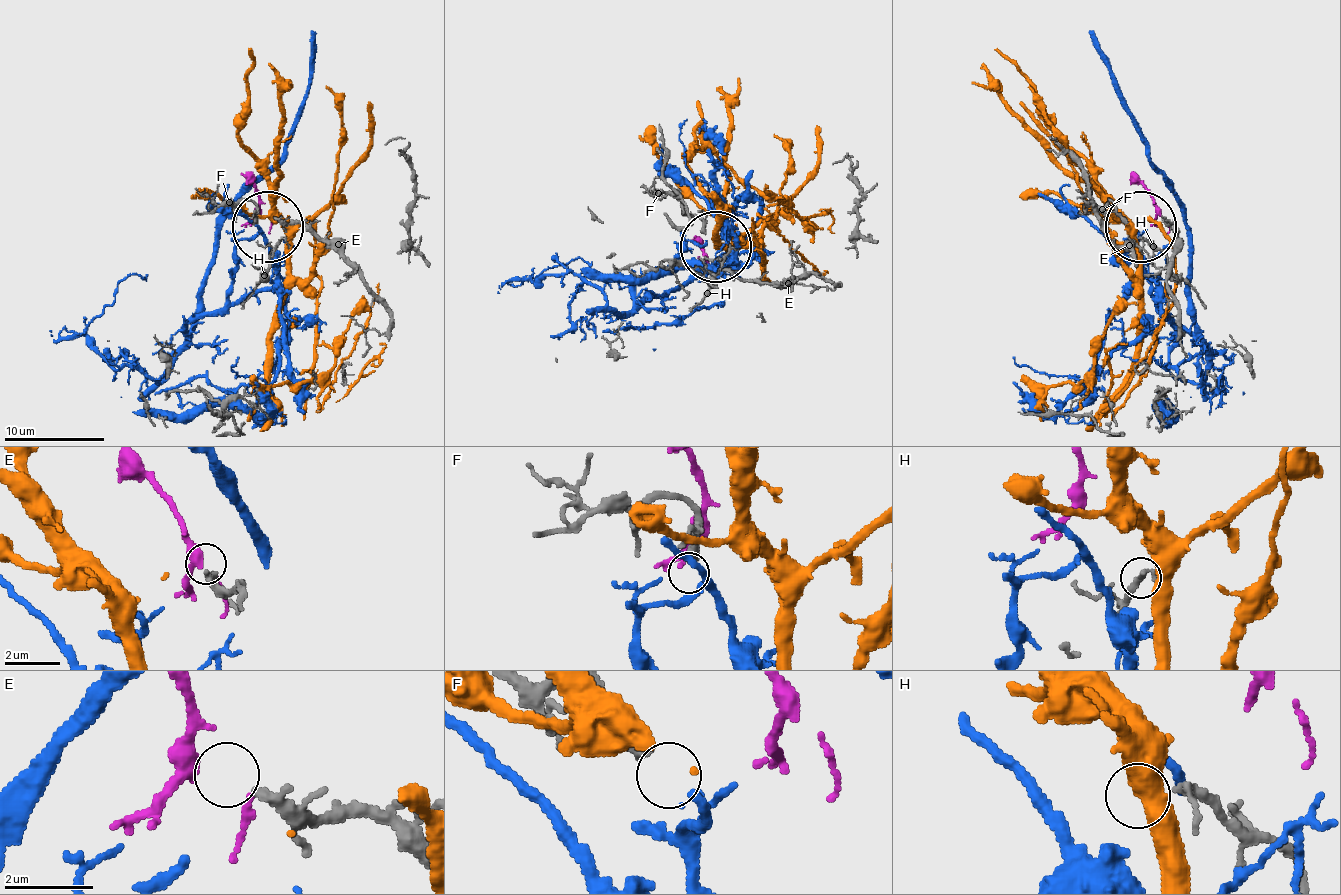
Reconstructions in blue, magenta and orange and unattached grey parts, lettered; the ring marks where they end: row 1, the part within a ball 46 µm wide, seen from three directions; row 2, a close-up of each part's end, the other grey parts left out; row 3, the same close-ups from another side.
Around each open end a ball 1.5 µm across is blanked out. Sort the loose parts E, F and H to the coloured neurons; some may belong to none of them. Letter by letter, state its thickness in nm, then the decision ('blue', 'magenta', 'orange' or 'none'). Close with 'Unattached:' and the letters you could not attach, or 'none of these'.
E: 180 nm | magenta
F: 380 nm | blue
H: 170 nm | none
Unattached: H

